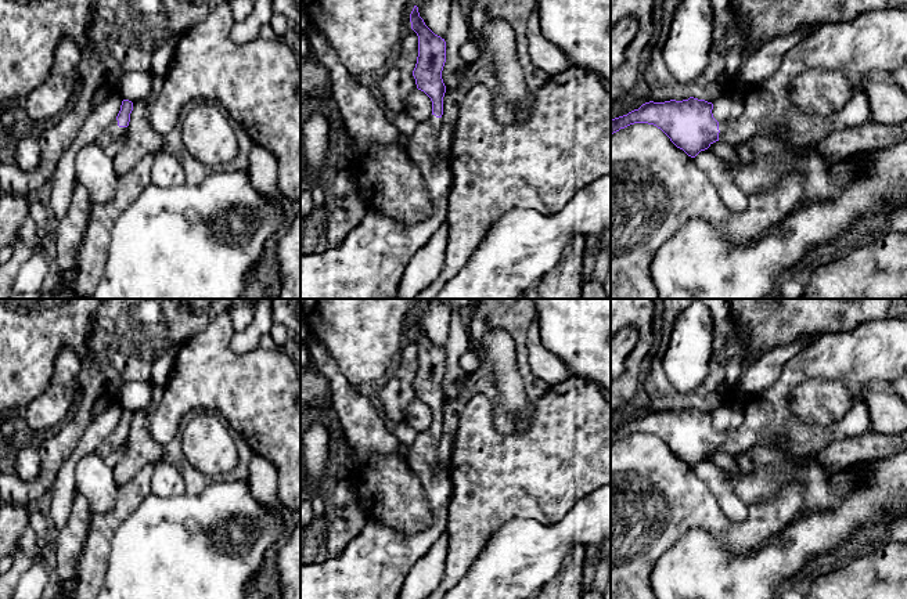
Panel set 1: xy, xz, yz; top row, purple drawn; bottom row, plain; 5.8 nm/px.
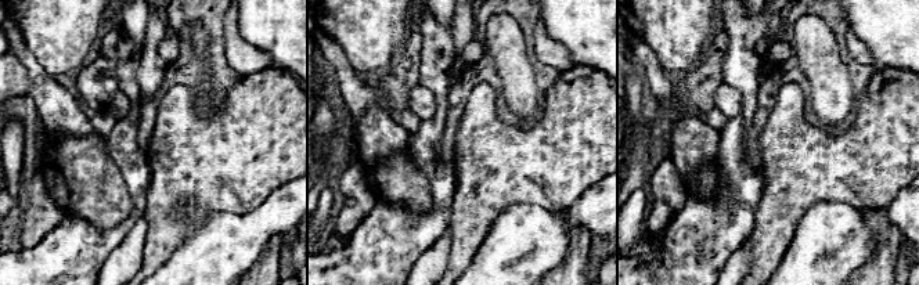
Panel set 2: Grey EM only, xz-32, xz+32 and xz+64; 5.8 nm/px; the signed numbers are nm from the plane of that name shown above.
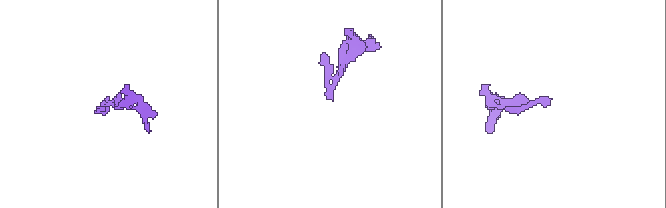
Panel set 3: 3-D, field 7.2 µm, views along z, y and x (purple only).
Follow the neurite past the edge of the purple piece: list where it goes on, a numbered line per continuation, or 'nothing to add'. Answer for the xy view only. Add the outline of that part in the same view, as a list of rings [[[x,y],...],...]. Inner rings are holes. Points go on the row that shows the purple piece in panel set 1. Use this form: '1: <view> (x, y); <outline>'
1: xy (112, 132); [[[115,119],[112,123],[109,123],[97,137],[96,144],[100,147],[107,147],[112,141],[118,140],[119,137],[125,136],[126,127],[119,127],[118,120]]]

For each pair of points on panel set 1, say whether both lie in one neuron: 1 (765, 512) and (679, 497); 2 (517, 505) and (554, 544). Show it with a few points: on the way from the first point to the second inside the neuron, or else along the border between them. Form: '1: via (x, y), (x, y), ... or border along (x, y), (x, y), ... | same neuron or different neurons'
1: via (744, 529), (724, 529), (699, 508) | same neuron
2: border along (562, 518), (551, 523), (510, 518), (499, 529) | different neurons

